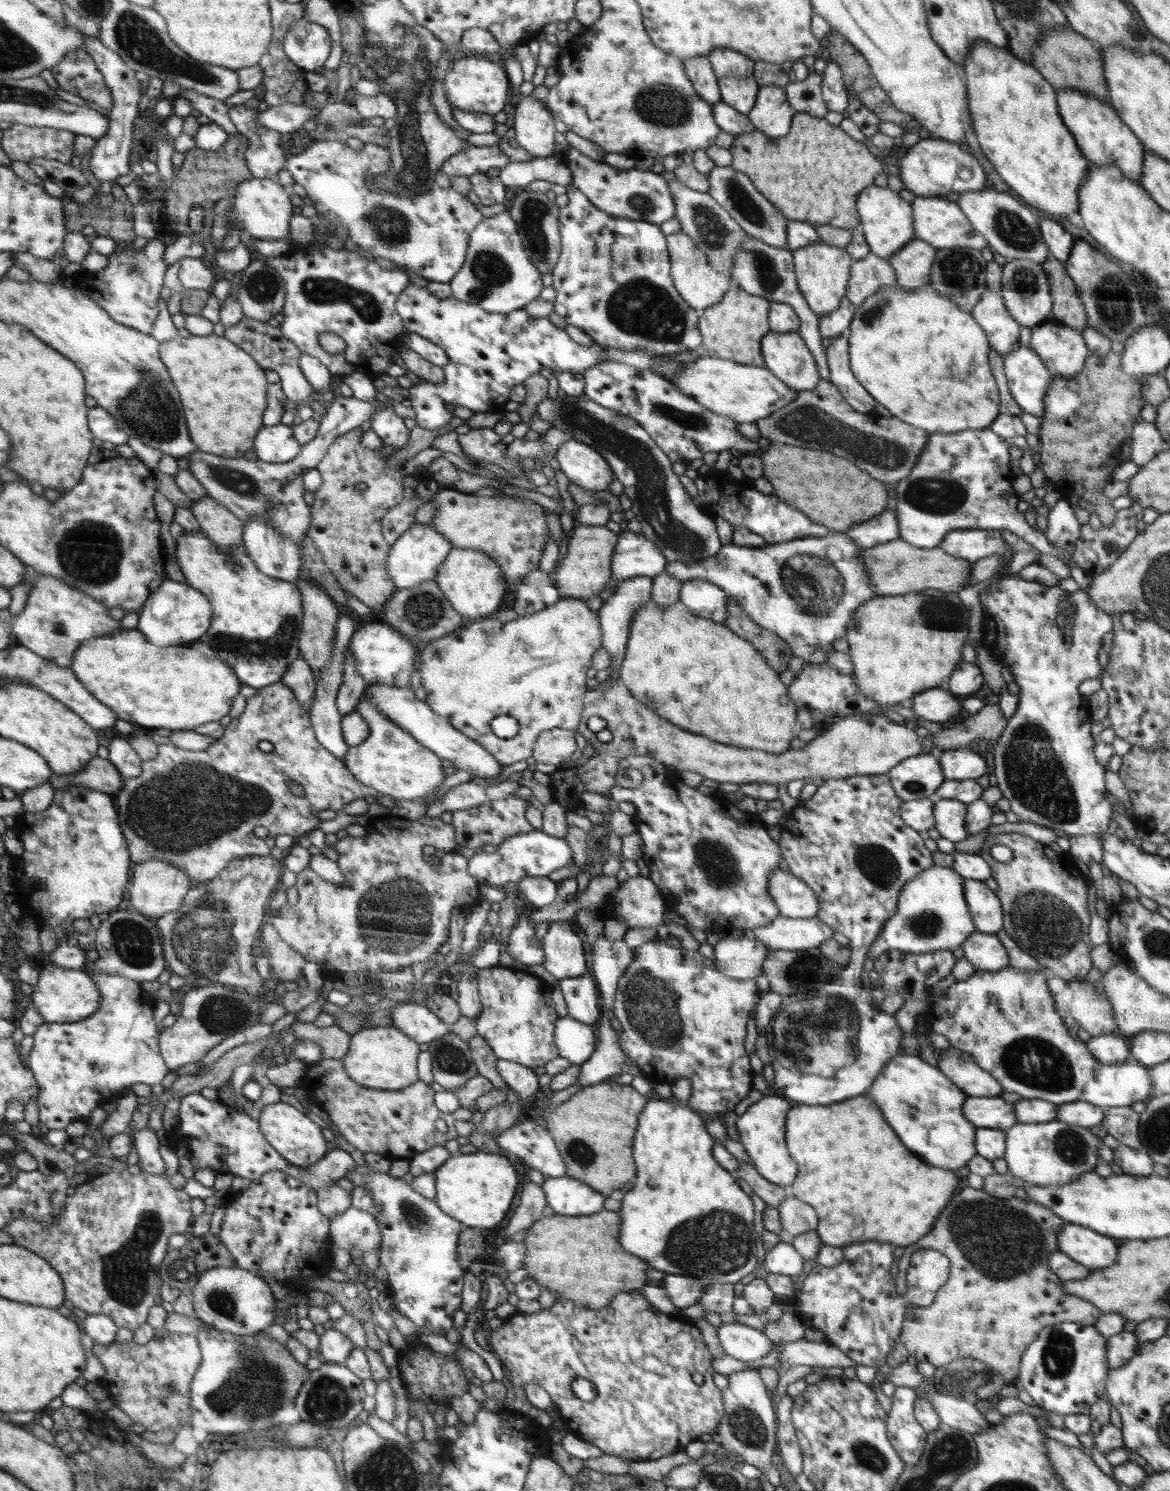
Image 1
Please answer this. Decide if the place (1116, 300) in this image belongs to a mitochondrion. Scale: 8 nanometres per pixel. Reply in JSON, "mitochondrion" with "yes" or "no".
{"mitochondrion":"yes"}

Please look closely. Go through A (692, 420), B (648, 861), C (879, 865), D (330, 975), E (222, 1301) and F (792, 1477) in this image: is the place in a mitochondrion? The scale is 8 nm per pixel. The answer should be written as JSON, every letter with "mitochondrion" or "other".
{"A":"mitochondrion","B":"other","C":"mitochondrion","D":"other","E":"mitochondrion","F":"other"}

